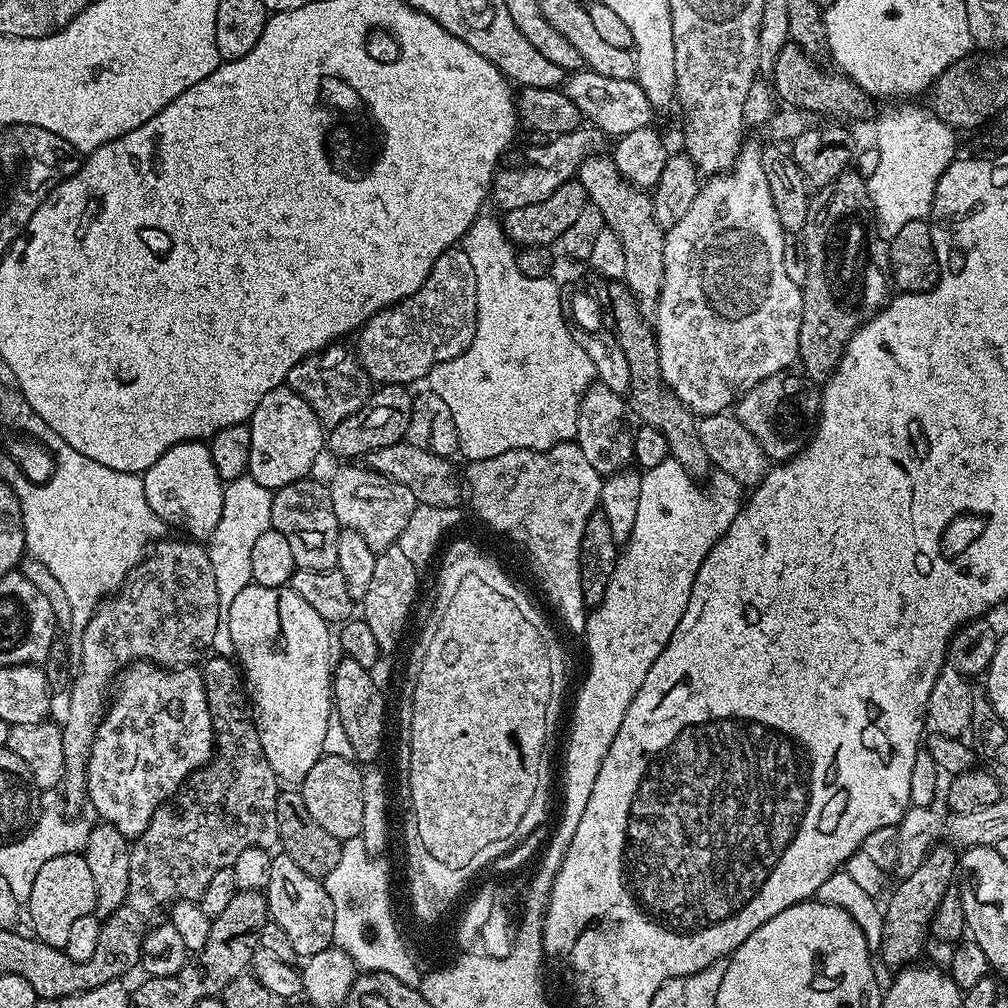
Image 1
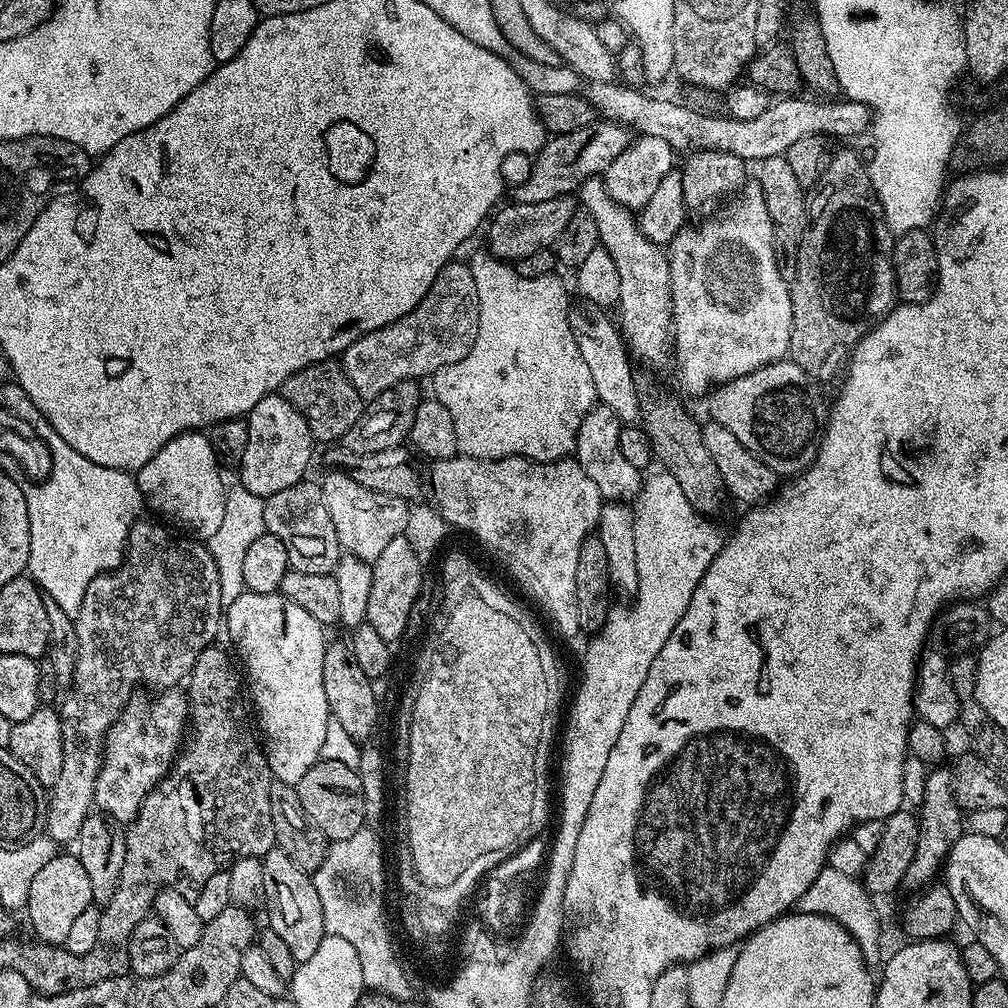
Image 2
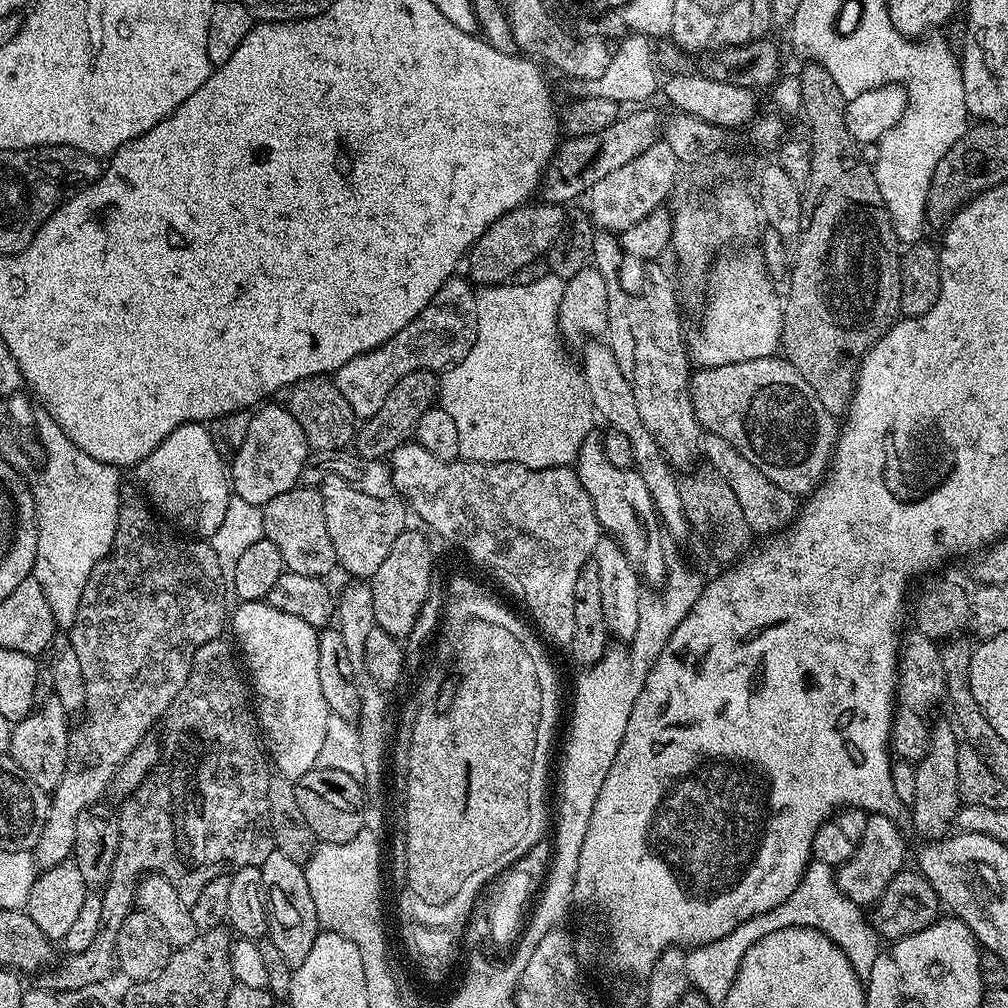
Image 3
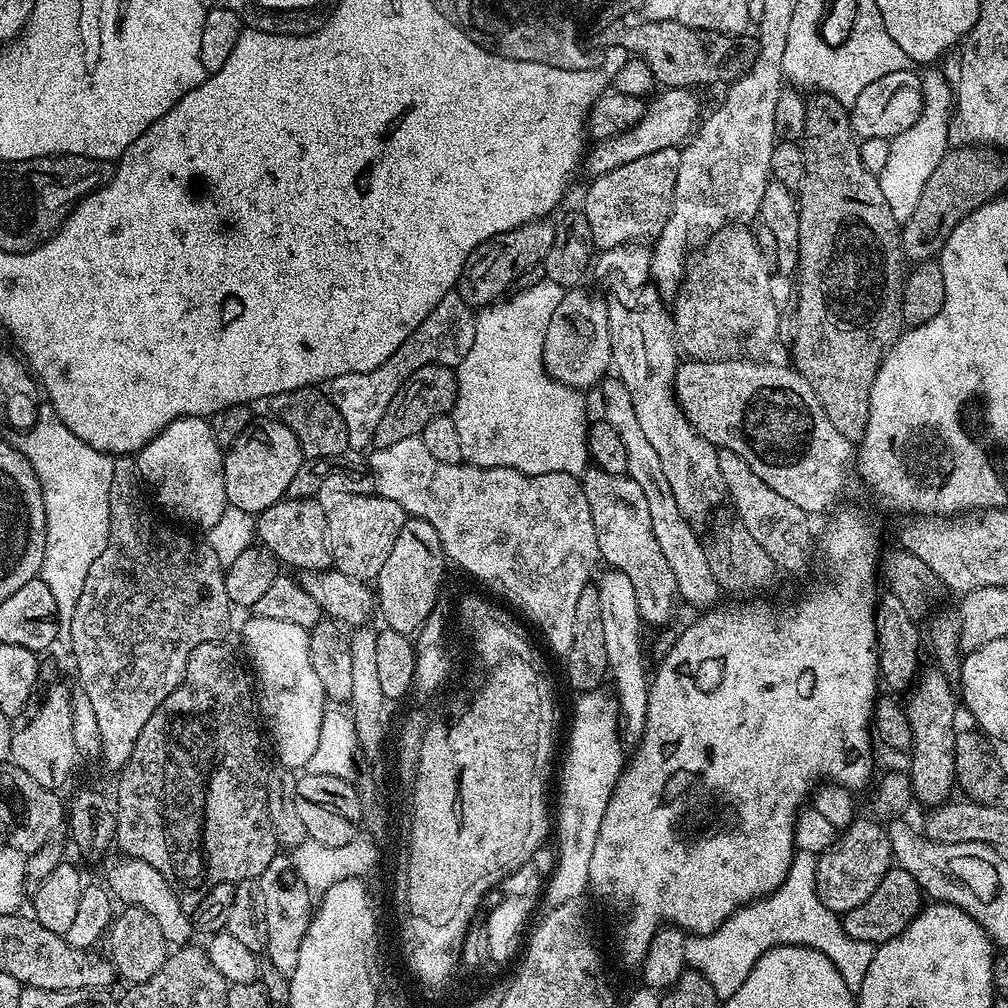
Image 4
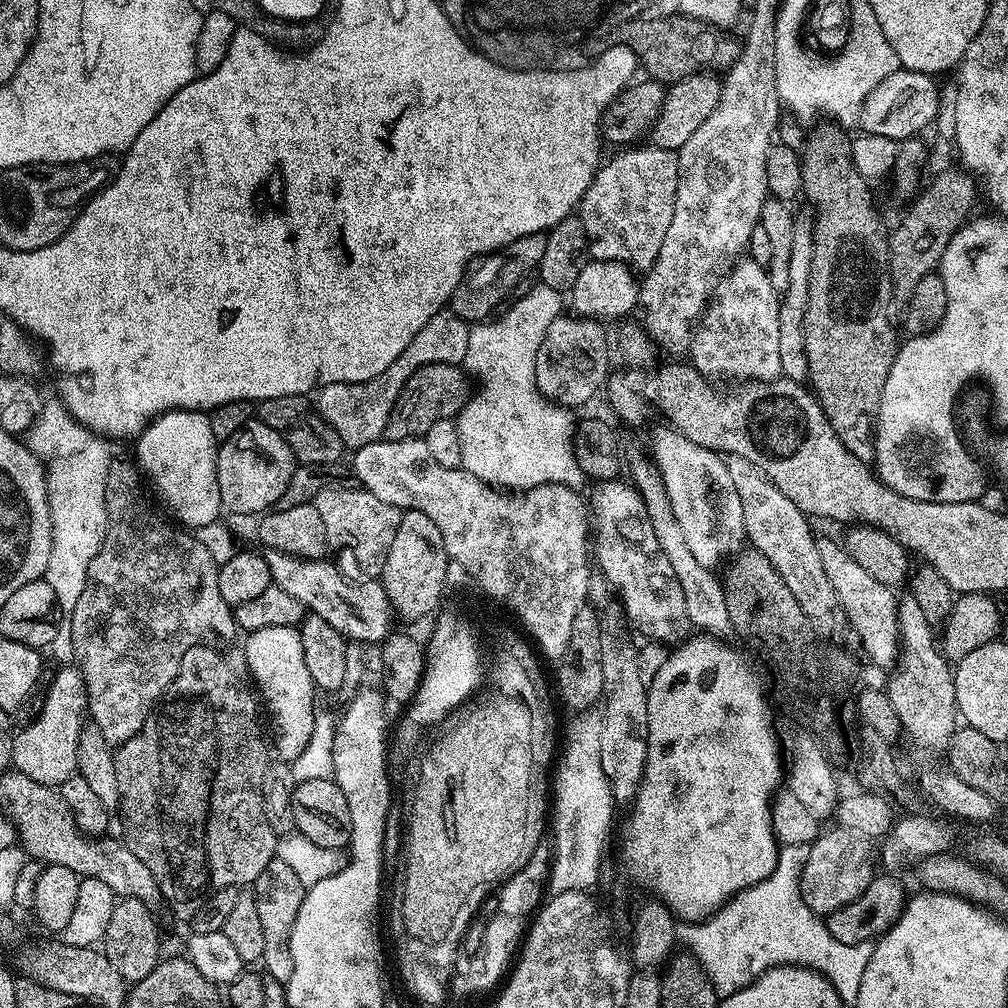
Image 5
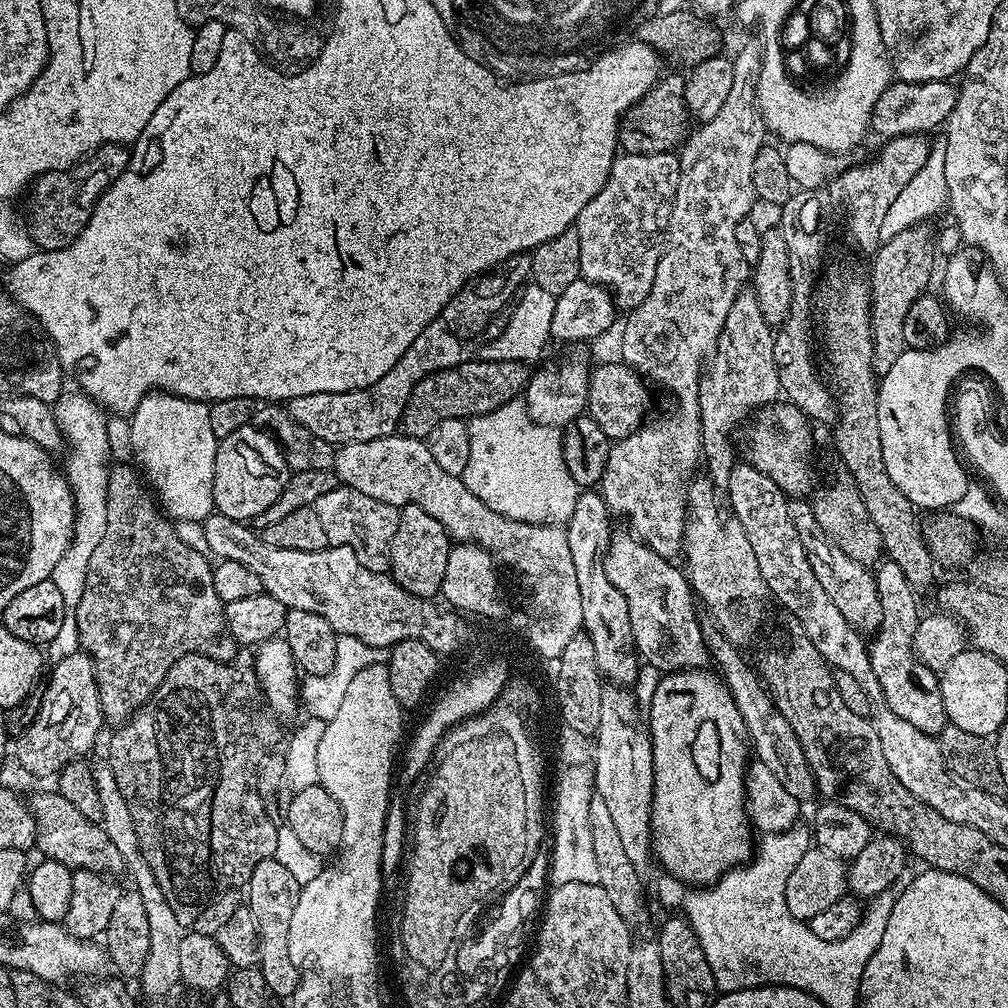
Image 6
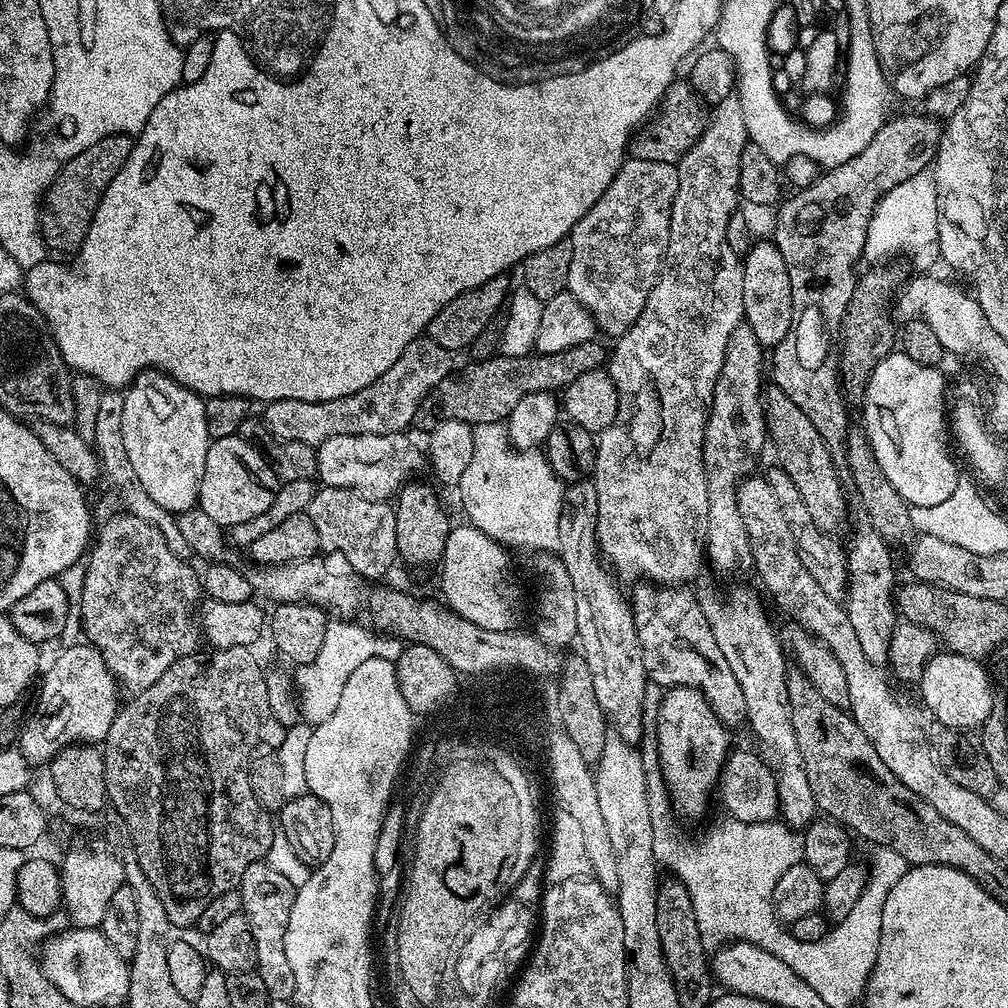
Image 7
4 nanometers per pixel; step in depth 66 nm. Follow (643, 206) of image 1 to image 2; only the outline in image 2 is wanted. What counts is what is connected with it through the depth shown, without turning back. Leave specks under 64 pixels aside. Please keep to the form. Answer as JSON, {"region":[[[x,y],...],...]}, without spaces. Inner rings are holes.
{"region":[[[603,179],[587,180],[580,187],[578,200],[583,211],[594,218],[600,244],[618,272],[619,295],[615,307],[620,308],[618,327],[627,350],[646,367],[660,368],[667,360],[669,363],[672,344],[672,287],[665,249],[640,233],[637,217],[629,209],[608,197]]]}

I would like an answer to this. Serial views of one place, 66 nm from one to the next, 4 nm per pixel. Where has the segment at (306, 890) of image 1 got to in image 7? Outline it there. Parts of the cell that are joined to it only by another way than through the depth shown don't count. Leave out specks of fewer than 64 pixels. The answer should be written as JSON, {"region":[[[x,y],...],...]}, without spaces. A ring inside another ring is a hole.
{"region":[[[266,862],[246,866],[246,874],[240,879],[240,906],[245,918],[250,922],[250,934],[254,934],[256,951],[255,972],[266,982],[266,994],[269,1001],[291,1001],[296,994],[294,969],[290,967],[290,958],[286,958],[286,926],[290,926],[290,910],[294,906],[297,885],[278,874],[274,866]]]}

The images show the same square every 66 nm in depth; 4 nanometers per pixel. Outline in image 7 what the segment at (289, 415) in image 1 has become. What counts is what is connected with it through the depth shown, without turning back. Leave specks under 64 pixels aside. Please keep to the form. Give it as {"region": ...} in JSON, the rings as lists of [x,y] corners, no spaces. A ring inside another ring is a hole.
{"region":[[[237,434],[212,440],[206,454],[206,470],[202,470],[200,479],[198,506],[225,530],[231,530],[242,522],[250,522],[250,518],[258,518],[258,514],[262,514],[270,507],[270,502],[274,502],[278,487],[276,469],[269,457],[265,453],[263,456],[250,441],[242,437]]]}

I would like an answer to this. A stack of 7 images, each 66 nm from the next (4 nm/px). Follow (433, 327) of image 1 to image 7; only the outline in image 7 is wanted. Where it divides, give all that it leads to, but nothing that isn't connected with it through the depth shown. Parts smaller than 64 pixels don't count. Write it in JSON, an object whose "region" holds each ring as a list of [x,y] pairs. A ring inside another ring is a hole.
{"region":[[[421,338],[410,342],[402,350],[402,358],[378,378],[366,390],[350,394],[346,398],[334,398],[330,402],[298,402],[297,400],[273,400],[265,403],[264,424],[277,441],[289,440],[318,446],[323,440],[335,436],[361,436],[362,434],[394,434],[404,432],[407,424],[415,421],[420,403],[442,382],[442,378],[454,371],[453,353],[448,352],[438,342]]]}

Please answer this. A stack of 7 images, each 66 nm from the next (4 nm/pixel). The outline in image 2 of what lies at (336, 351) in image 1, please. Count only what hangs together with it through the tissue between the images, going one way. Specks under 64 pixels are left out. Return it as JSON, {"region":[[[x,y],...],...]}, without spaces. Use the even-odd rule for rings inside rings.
{"region":[[[327,363],[312,364],[298,374],[286,378],[279,395],[286,397],[306,418],[306,426],[310,426],[313,441],[332,446],[341,439],[343,433],[354,423],[362,411],[358,403],[356,391],[350,387],[348,379],[339,367],[328,368]]]}

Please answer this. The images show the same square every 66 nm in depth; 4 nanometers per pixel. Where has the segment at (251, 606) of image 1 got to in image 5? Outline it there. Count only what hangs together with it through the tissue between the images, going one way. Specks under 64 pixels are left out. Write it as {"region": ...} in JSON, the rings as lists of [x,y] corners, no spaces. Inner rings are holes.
{"region":[[[266,626],[262,630],[247,633],[245,640],[248,641],[244,644],[242,659],[248,666],[253,685],[258,689],[259,699],[263,707],[264,704],[268,707],[272,724],[276,727],[275,755],[284,762],[296,760],[298,754],[302,754],[306,742],[310,742],[318,711],[318,689],[310,678],[310,670],[306,670],[300,633],[295,627]]]}

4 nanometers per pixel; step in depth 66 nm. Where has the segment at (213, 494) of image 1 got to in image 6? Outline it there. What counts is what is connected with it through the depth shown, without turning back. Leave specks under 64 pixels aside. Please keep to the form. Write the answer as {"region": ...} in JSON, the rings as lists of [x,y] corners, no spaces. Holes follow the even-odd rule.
{"region":[[[154,391],[149,392],[147,396],[142,398],[142,402],[138,402],[138,406],[135,410],[130,413],[130,419],[132,420],[128,424],[128,440],[132,443],[132,452],[136,455],[135,463],[139,465],[142,469],[144,467],[143,475],[146,477],[148,475],[147,483],[150,485],[152,483],[151,491],[155,493],[157,492],[158,495],[161,496],[159,507],[163,509],[165,513],[173,521],[180,521],[180,520],[192,520],[192,521],[199,521],[203,522],[207,516],[211,516],[214,509],[212,507],[212,478],[214,476],[214,458],[216,457],[216,446],[217,446],[217,438],[214,434],[214,430],[210,430],[210,410],[208,409],[208,404],[205,403],[203,400],[187,400],[186,398],[182,398],[181,396],[171,396],[168,392],[162,391]]]}

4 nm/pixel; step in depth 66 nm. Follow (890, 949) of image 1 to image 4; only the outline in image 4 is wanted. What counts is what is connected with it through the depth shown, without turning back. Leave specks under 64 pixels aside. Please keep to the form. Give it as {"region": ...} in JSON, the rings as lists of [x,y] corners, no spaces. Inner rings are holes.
{"region":[[[938,670],[925,671],[917,679],[914,687],[907,693],[906,711],[910,730],[912,731],[912,747],[910,757],[912,756],[912,770],[910,769],[910,779],[912,785],[912,795],[917,801],[919,799],[927,806],[941,805],[949,799],[957,787],[956,783],[956,763],[954,762],[954,746],[958,735],[956,728],[956,704],[958,708],[958,696],[954,691],[953,681],[948,680]]]}

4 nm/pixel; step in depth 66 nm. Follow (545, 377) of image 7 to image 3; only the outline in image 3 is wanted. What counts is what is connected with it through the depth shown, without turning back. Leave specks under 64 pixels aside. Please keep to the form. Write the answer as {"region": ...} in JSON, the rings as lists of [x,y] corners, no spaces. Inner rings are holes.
{"region":[[[425,370],[406,374],[386,394],[386,402],[378,414],[363,421],[354,432],[354,450],[367,460],[384,460],[391,457],[398,446],[409,443],[415,437],[418,422],[422,422],[422,414],[430,410],[438,400],[438,376],[435,371]]]}

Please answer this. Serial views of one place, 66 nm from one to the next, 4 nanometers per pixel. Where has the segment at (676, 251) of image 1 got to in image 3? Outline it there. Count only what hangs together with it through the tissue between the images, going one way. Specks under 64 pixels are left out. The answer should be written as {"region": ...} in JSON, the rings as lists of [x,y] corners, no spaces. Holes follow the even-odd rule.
{"region":[[[727,252],[717,255],[711,265],[706,280],[708,301],[704,304],[700,333],[686,344],[691,363],[696,368],[766,358],[781,347],[780,335],[784,332],[782,300],[772,289],[763,258],[756,252]]]}

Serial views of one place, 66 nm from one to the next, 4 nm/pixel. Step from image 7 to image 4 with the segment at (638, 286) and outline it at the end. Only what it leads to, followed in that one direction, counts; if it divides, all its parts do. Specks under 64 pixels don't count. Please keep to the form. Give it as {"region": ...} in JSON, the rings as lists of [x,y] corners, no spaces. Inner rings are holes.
{"region":[[[680,148],[658,150],[658,154],[646,154],[646,158],[634,158],[634,162],[626,162],[626,166],[618,166],[591,181],[592,185],[584,196],[582,210],[586,214],[586,222],[590,222],[590,234],[594,238],[597,249],[622,247],[623,244],[640,242],[645,239],[643,236],[649,238],[659,236],[672,209],[680,153]]]}

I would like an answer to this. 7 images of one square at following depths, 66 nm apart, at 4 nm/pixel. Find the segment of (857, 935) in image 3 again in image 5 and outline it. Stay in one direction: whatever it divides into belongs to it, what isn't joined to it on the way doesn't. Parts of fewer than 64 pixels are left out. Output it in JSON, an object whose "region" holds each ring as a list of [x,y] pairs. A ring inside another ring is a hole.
{"region":[[[785,844],[777,851],[774,870],[762,882],[743,888],[736,896],[712,913],[716,920],[728,912],[728,936],[724,936],[724,956],[740,956],[740,944],[744,944],[744,956],[756,956],[756,964],[744,960],[744,972],[752,972],[748,981],[752,984],[766,971],[780,964],[797,964],[800,968],[812,968],[822,973],[835,988],[841,1001],[851,1006],[857,1000],[862,986],[862,973],[870,962],[872,944],[846,944],[838,942],[830,934],[827,923],[802,902],[800,879],[808,857],[809,845]]]}

